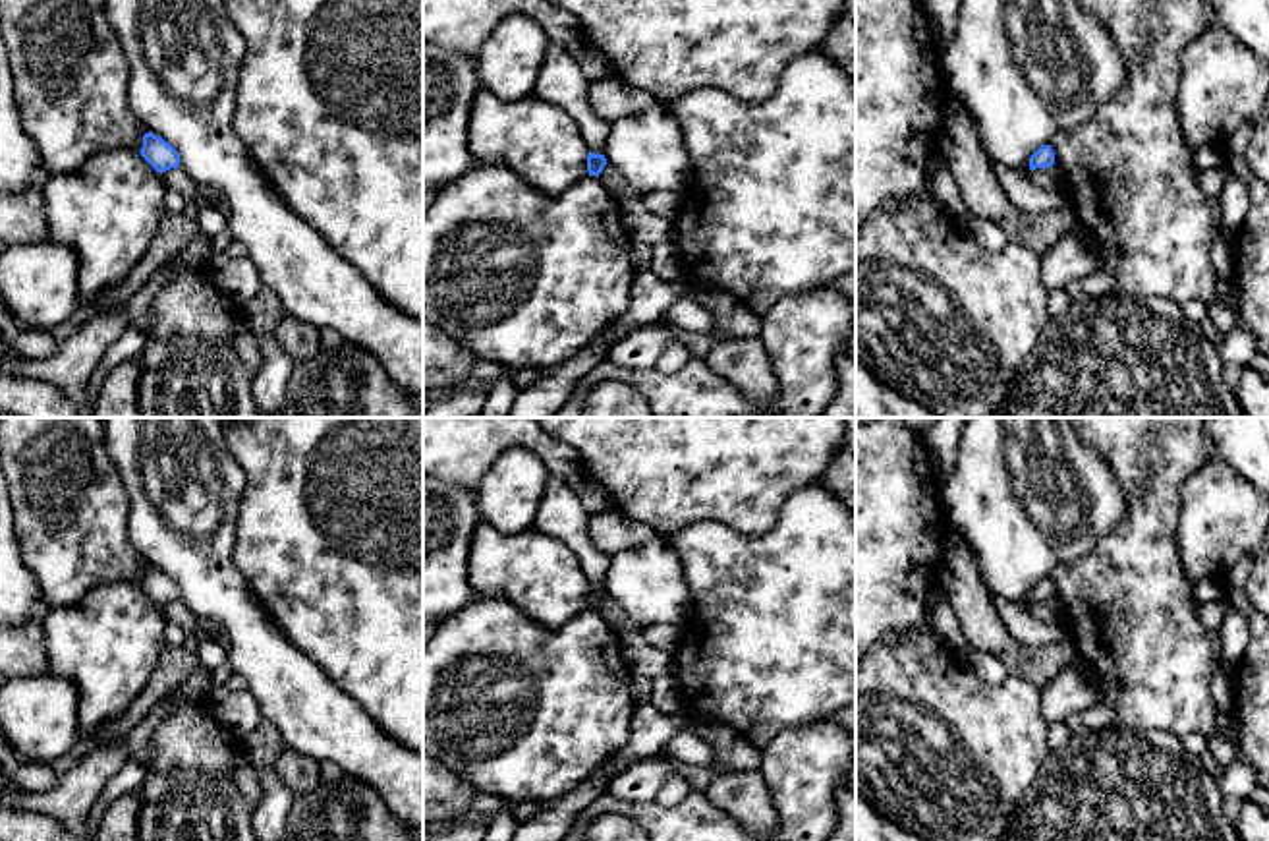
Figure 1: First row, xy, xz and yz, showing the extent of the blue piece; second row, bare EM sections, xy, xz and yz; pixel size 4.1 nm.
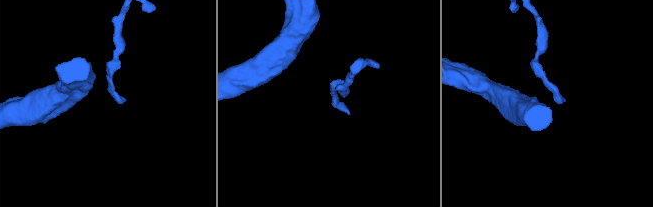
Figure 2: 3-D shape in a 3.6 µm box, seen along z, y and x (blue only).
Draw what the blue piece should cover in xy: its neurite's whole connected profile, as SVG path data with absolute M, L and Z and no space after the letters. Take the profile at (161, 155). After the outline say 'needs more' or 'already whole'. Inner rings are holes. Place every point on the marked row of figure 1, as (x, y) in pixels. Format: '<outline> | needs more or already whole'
M153 131L143 135L143 147L139 153L160 174L180 166L178 151Z | already whole

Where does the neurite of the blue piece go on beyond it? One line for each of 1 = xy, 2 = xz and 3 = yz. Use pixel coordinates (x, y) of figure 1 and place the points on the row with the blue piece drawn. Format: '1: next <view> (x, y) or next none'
1: next none
2: next none
3: next none

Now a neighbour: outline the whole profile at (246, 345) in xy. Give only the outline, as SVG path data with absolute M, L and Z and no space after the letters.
M243 331L234 338L234 346L236 352L240 356L240 360L253 371L257 373L261 363L263 363L263 356L259 350L259 342L255 338L255 334L251 331Z

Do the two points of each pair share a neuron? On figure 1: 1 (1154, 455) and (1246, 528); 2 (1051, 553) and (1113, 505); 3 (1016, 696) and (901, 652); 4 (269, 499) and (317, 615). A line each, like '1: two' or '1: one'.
1: two
2: one
3: one
4: one

